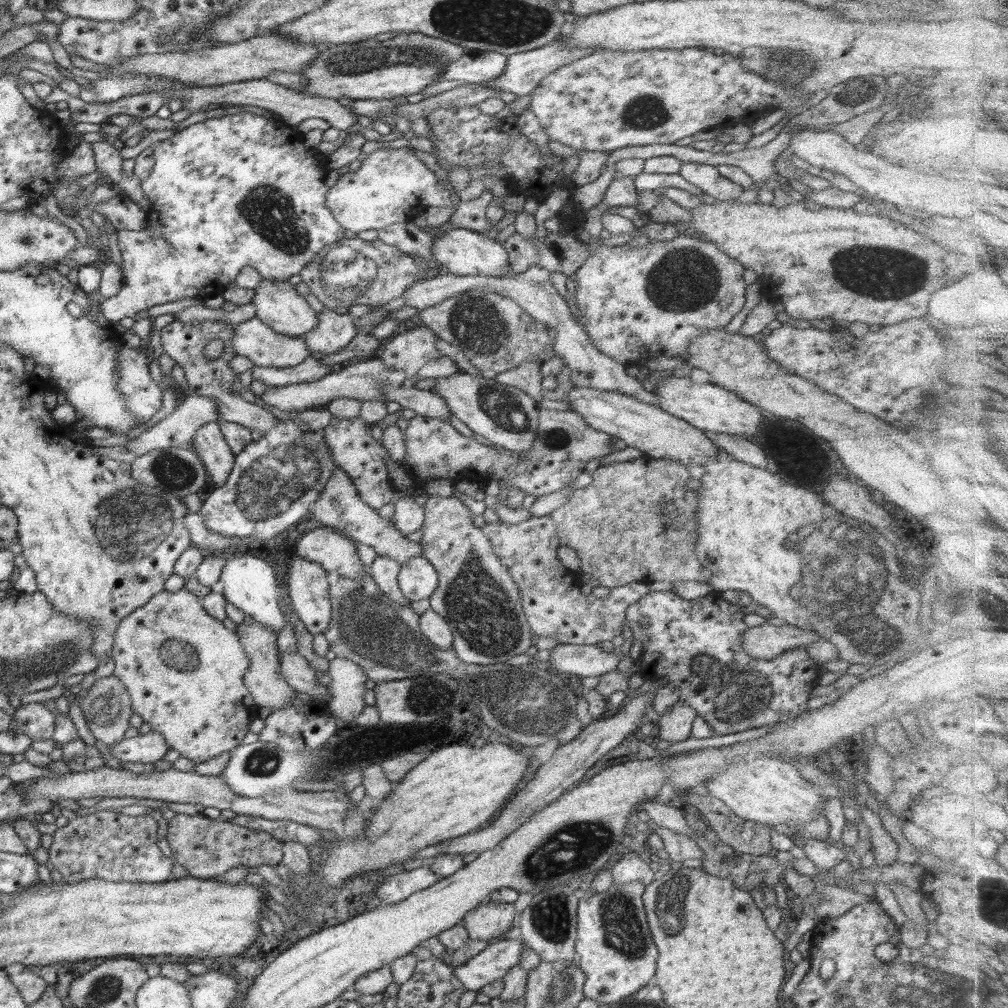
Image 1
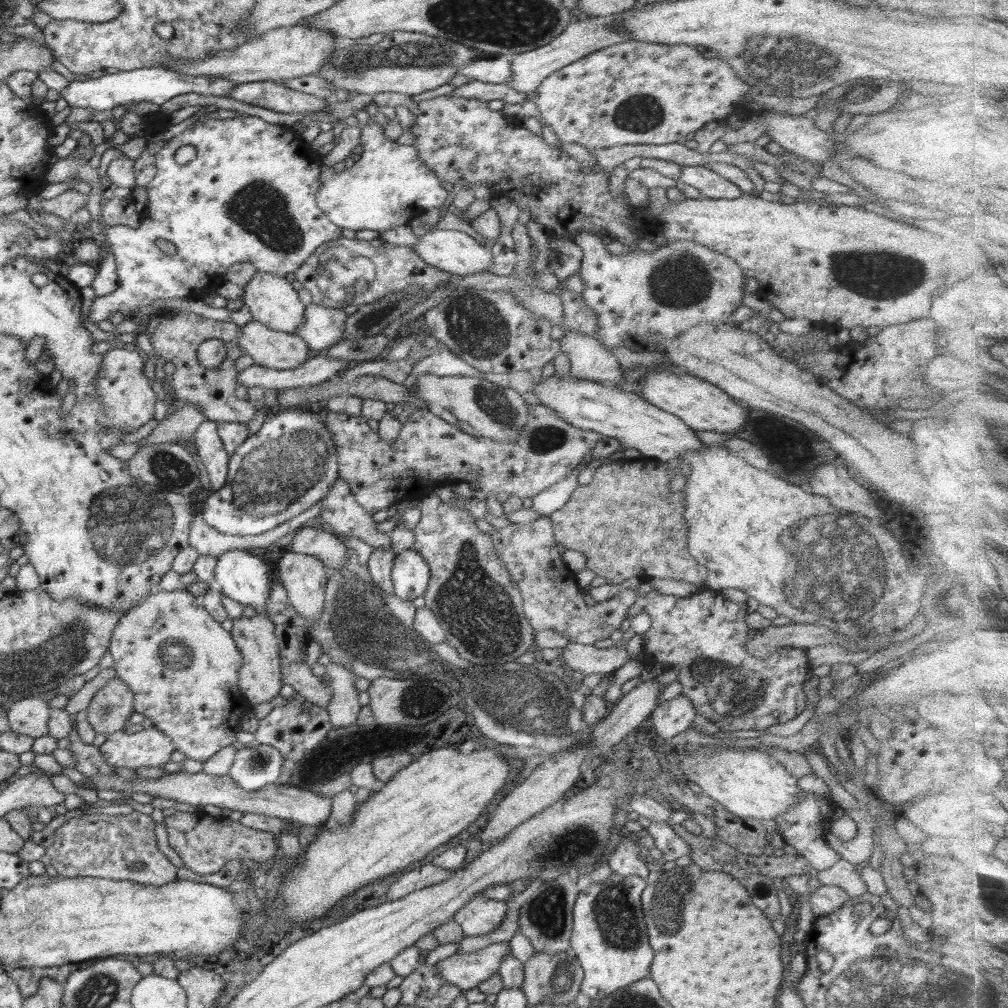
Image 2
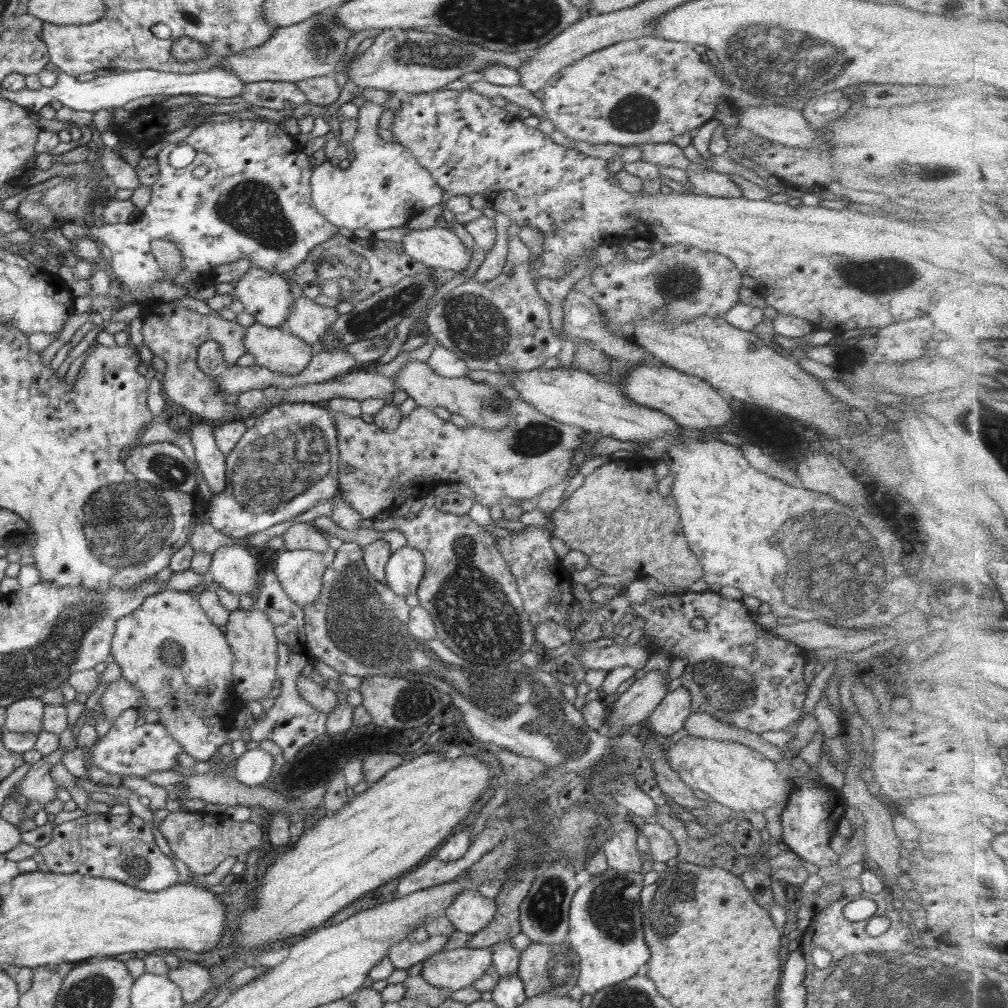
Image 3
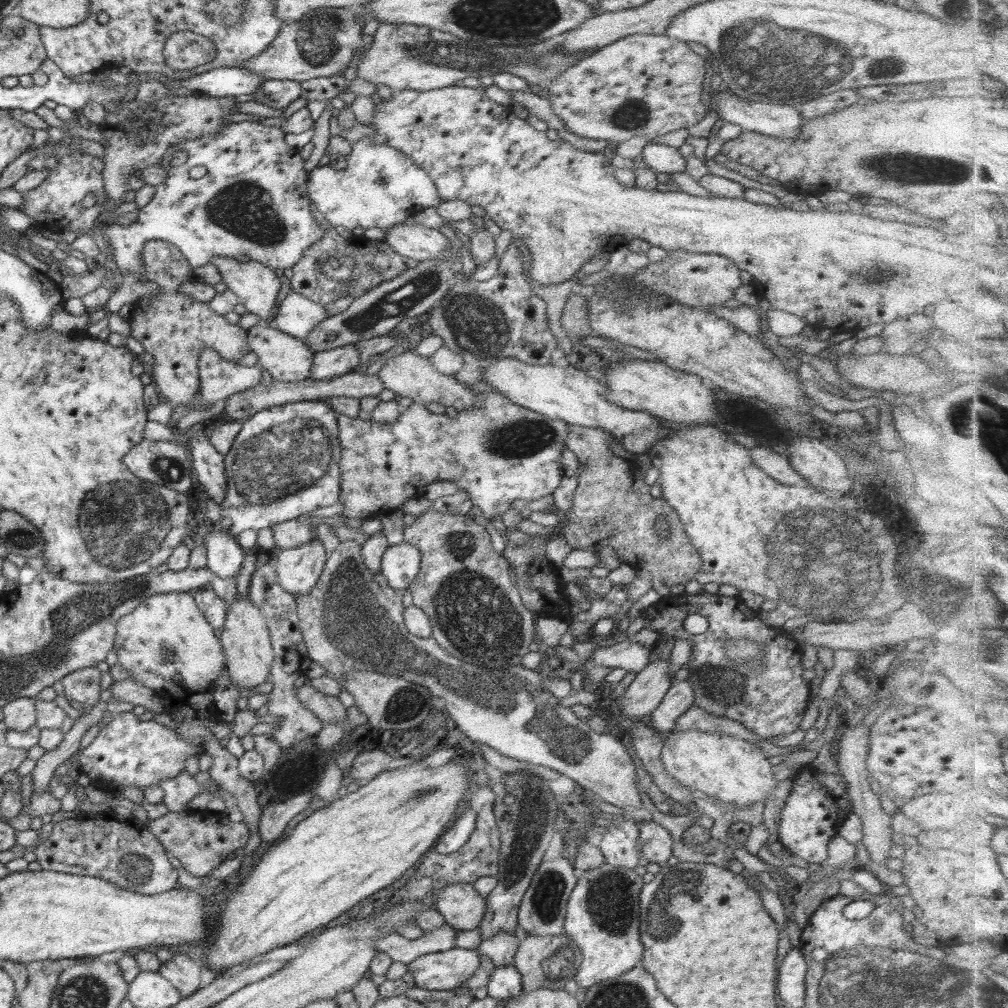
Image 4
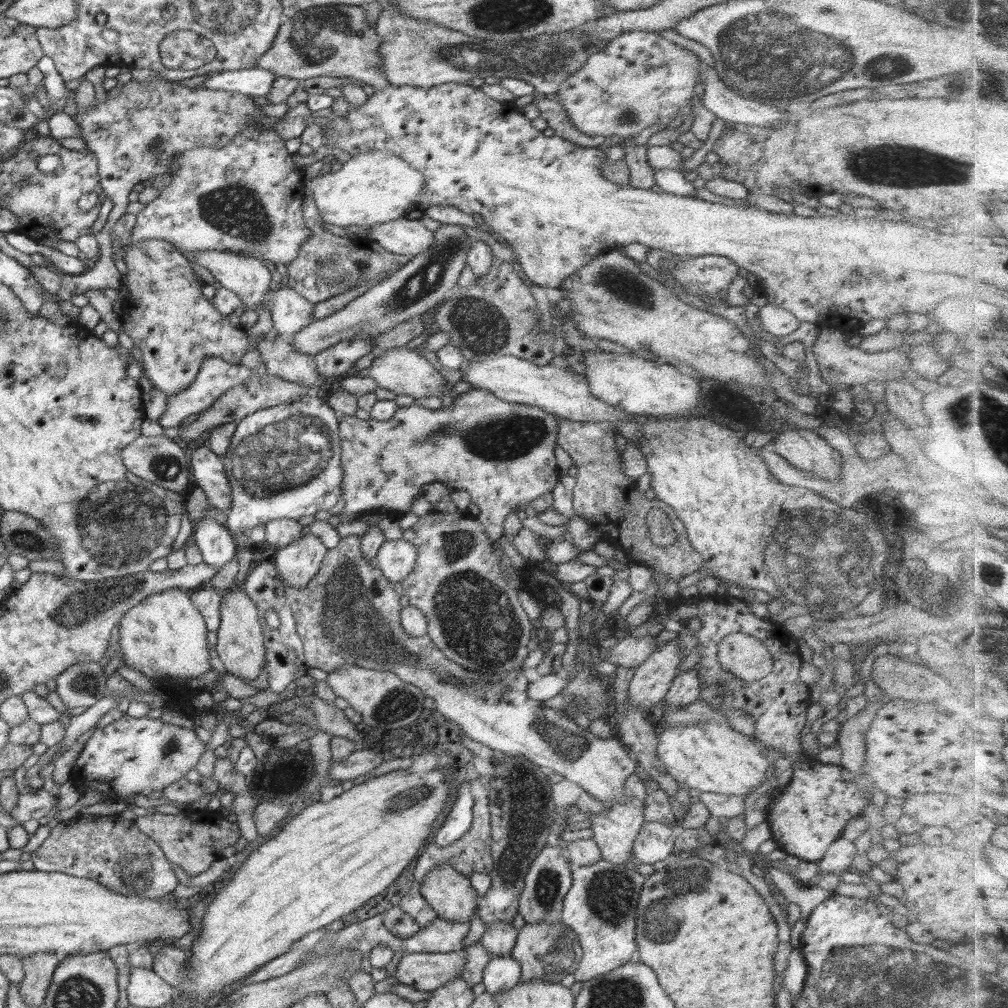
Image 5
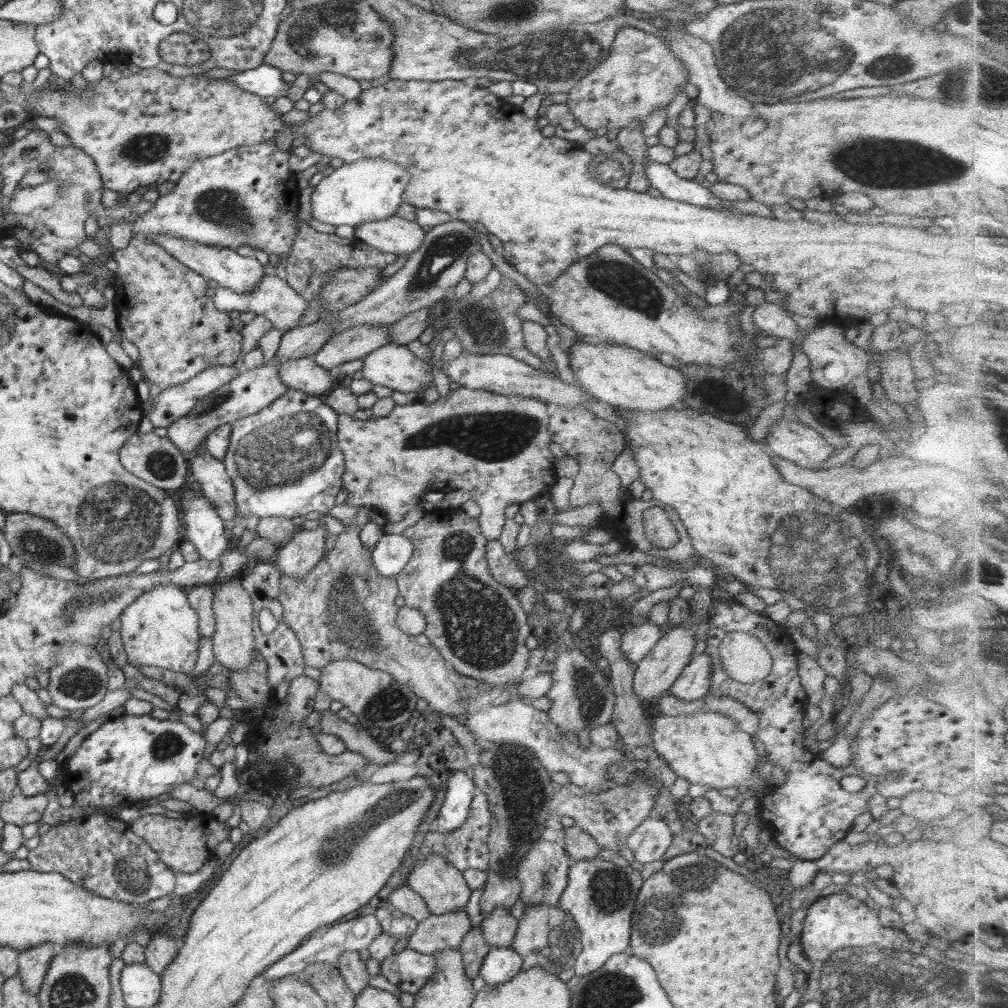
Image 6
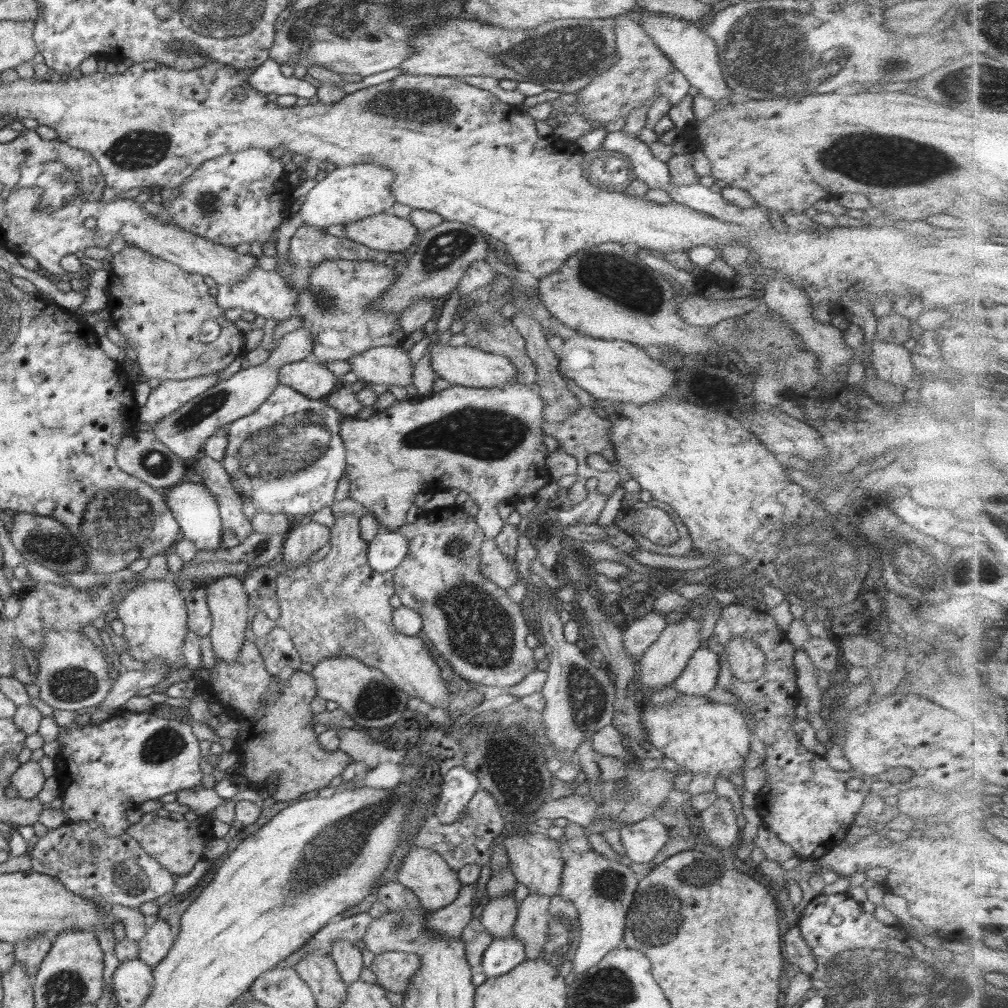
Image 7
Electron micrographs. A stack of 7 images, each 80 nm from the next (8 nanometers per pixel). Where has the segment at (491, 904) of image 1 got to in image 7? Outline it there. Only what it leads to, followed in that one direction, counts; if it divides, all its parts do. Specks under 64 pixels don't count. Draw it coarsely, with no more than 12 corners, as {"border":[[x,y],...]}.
{"border":[[414,845],[396,880],[430,912],[455,901],[457,871]]}

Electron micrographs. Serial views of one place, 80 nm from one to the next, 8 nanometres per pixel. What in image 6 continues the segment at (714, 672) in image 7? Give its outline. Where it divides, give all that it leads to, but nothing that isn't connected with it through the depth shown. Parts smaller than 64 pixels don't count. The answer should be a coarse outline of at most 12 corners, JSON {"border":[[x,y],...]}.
{"border":[[694,654],[668,693],[685,701],[710,690],[711,658]]}

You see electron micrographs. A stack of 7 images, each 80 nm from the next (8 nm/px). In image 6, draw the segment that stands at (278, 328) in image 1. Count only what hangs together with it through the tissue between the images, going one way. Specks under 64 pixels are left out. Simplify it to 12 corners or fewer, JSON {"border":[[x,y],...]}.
{"border":[[142,234],[217,286],[244,294],[264,280],[255,256],[169,234]]}

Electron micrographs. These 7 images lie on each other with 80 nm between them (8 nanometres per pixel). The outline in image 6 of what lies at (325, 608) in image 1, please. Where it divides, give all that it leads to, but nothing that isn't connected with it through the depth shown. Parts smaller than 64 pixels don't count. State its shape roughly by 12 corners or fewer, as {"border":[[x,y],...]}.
{"border":[[322,527],[298,528],[277,550],[283,574],[301,579],[327,554]]}

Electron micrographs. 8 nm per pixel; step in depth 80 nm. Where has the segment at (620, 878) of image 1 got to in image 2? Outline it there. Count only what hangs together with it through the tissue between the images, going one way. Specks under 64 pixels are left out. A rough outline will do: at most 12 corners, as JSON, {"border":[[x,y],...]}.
{"border":[[632,839],[617,844],[607,862],[620,876],[647,880],[647,863]]}

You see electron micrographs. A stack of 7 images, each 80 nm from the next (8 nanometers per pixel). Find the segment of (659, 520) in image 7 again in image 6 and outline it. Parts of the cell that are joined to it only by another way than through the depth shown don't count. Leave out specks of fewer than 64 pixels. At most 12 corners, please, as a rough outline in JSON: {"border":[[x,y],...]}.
{"border":[[662,506],[643,512],[645,536],[657,548],[673,548],[679,534]]}

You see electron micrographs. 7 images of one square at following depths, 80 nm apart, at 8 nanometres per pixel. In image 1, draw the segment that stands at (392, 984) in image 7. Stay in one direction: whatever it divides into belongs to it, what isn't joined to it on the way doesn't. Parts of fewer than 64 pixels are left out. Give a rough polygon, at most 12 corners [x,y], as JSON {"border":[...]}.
{"border":[[514,936],[453,968],[466,991],[479,992],[520,966],[526,947]]}

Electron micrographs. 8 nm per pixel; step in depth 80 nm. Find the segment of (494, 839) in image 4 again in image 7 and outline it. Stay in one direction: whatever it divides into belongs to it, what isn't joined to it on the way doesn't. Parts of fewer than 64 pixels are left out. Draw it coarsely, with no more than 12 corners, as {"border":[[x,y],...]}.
{"border":[[478,789],[456,824],[433,822],[412,841],[454,871],[481,867],[504,829],[499,805]]}

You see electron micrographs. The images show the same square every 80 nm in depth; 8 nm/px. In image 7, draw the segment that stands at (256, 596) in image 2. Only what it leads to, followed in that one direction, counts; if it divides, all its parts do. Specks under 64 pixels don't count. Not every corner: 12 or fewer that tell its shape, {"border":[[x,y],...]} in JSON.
{"border":[[186,479],[163,490],[181,536],[200,552],[223,547],[216,500]]}

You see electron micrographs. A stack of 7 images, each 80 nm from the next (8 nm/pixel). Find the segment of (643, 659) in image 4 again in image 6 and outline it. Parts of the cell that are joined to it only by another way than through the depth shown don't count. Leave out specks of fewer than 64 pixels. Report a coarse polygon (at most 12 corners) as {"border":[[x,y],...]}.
{"border":[[648,620],[623,634],[621,651],[636,664],[654,648],[659,627]]}

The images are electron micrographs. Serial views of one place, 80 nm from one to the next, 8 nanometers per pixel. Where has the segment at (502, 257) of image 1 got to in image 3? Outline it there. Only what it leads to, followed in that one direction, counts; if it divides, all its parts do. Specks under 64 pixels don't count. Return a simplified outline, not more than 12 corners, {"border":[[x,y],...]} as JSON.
{"border":[[448,228],[406,229],[402,250],[428,268],[461,274],[472,250]]}

